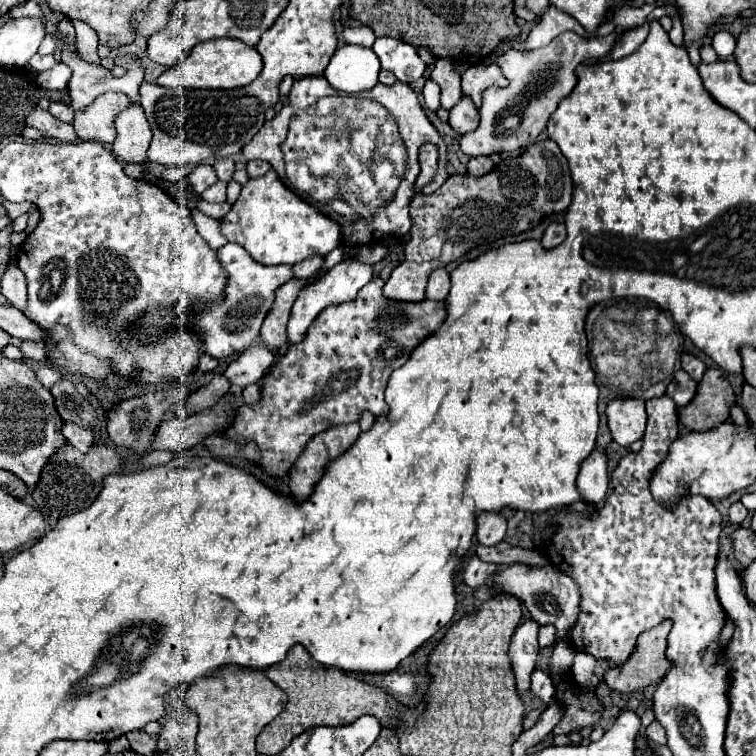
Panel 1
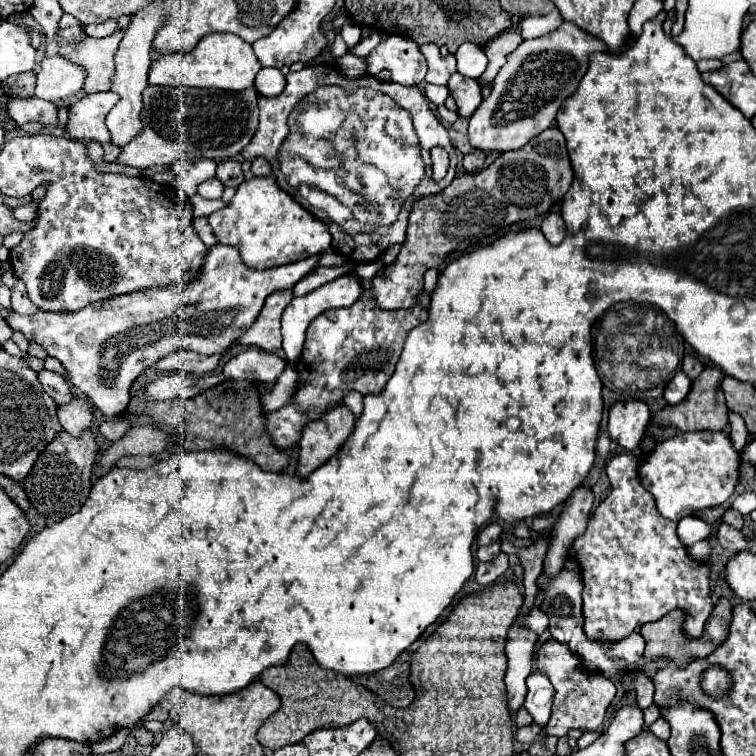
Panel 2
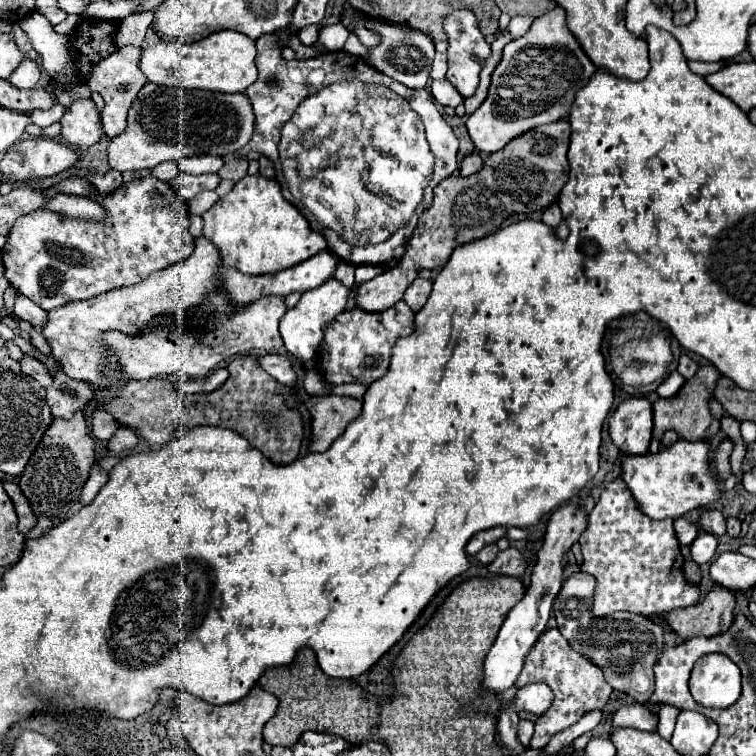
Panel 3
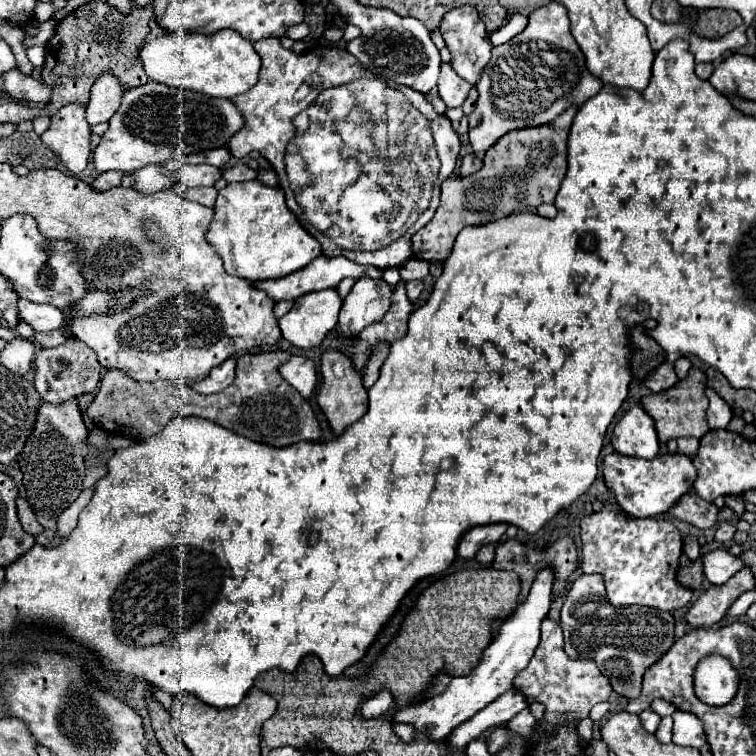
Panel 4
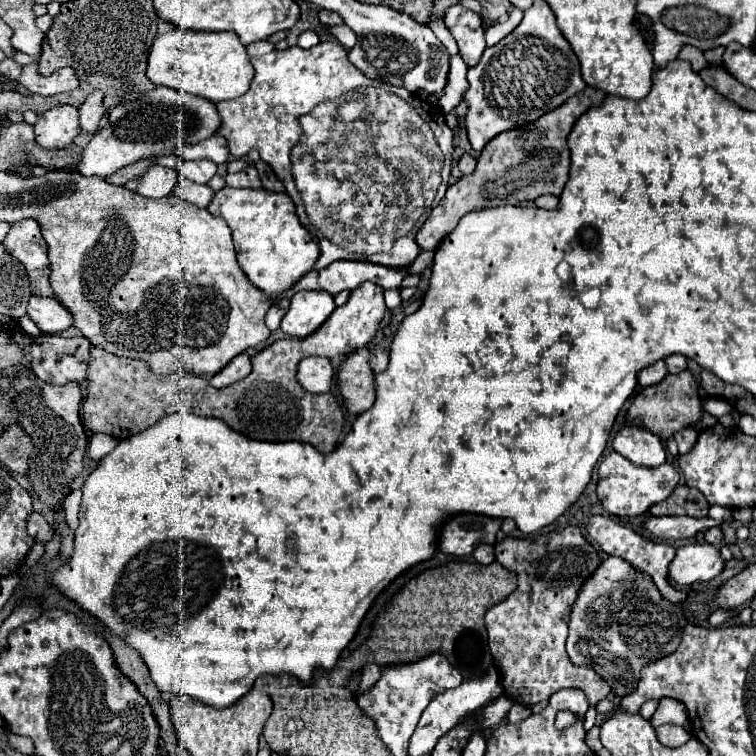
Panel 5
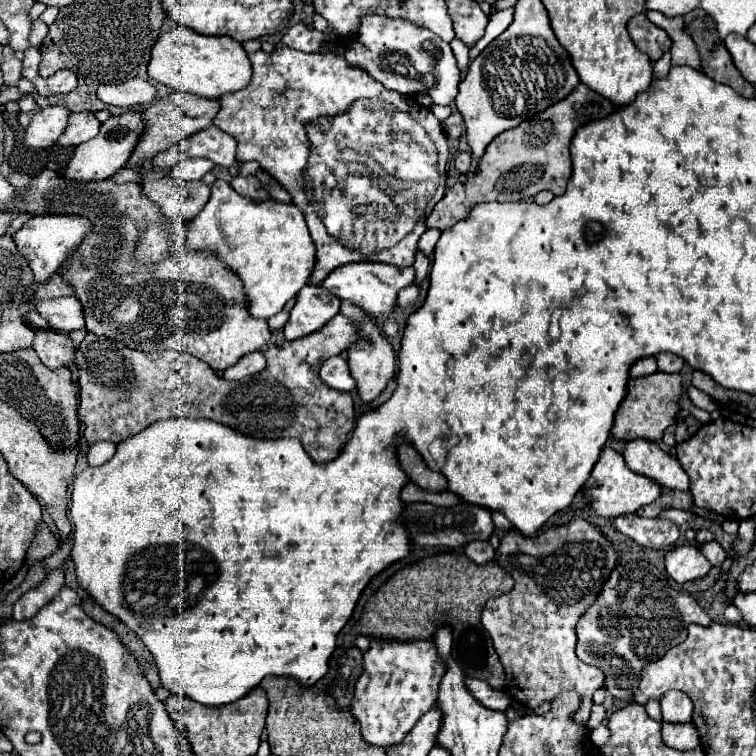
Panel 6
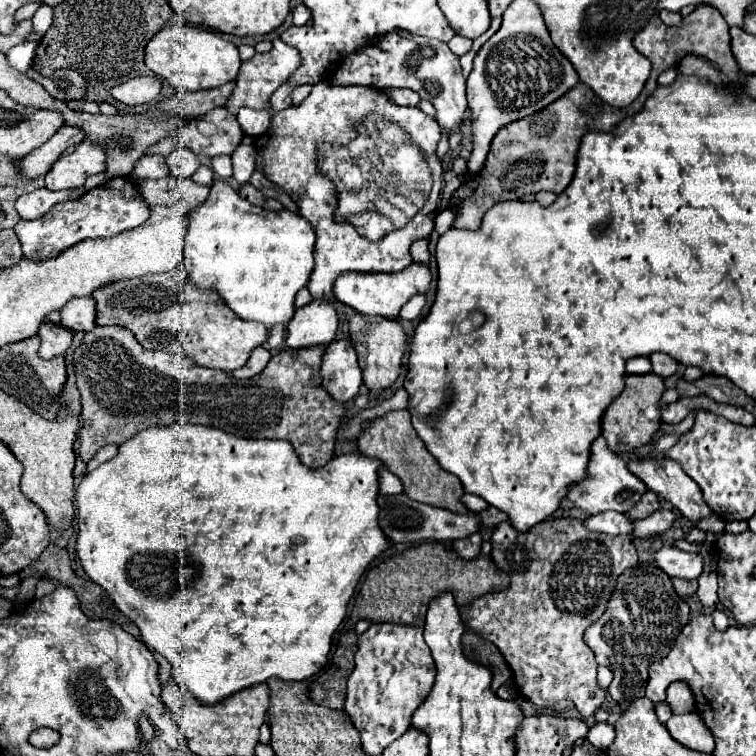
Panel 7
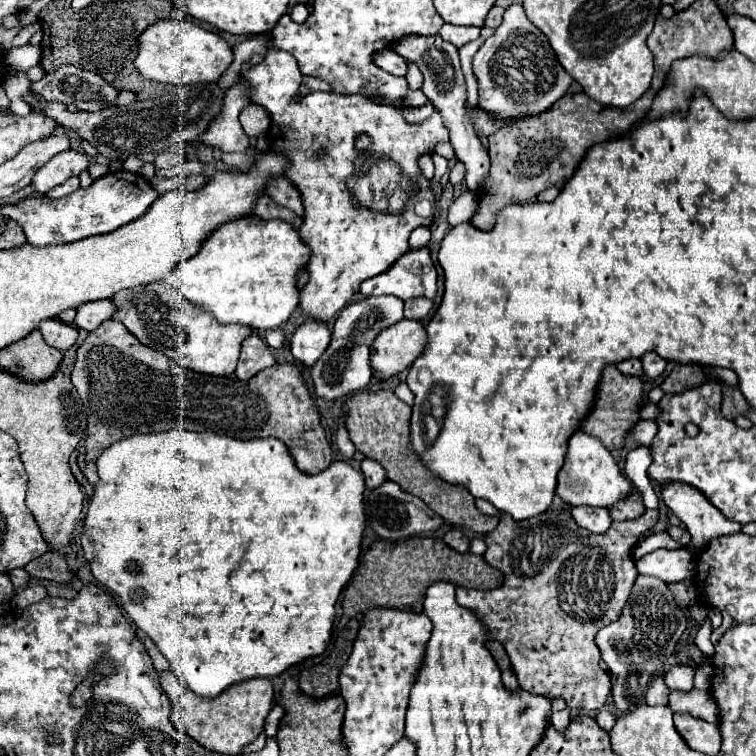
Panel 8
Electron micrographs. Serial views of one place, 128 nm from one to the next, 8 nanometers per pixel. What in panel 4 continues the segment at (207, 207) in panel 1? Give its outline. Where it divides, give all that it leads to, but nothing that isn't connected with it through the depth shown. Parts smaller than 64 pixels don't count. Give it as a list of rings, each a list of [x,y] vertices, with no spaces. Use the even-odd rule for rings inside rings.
[[[180,184],[176,186],[176,190],[182,192],[184,196],[188,196],[190,200],[194,200],[194,202],[198,202],[198,204],[202,204],[202,206],[208,206],[208,208],[214,206],[216,194],[218,194],[216,188],[196,188],[196,190],[188,190],[188,188],[180,186]]]

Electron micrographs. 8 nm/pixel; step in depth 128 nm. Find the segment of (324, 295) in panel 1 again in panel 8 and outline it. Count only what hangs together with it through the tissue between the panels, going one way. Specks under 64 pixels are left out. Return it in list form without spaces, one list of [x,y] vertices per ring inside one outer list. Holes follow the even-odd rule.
[[[306,320],[296,328],[290,338],[290,352],[294,360],[306,368],[310,368],[330,344],[330,328],[318,320]]]

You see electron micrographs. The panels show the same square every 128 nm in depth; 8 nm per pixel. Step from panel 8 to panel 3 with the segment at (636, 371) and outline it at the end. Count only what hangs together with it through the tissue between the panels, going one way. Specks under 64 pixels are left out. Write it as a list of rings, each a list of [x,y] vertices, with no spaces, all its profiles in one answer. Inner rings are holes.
[[[672,372],[660,386],[658,386],[658,396],[660,398],[672,398],[672,396],[676,396],[678,394],[678,390],[682,388],[682,384],[684,384],[686,380],[678,374],[678,372]]]

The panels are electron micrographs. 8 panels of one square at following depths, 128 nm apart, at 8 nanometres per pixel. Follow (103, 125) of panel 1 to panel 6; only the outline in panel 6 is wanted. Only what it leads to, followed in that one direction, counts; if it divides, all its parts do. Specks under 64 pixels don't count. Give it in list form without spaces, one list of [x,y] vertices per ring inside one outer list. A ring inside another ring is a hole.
[[[48,106],[44,110],[38,110],[26,128],[24,144],[34,150],[54,146],[68,126],[68,116],[70,110],[64,106]]]

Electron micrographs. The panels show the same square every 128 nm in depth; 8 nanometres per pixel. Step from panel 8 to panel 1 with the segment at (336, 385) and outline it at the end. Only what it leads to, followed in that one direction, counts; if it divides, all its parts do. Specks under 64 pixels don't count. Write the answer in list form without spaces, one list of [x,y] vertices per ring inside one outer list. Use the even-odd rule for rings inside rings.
[[[250,346],[236,360],[232,360],[224,376],[238,386],[256,384],[262,380],[266,370],[274,364],[274,354],[266,346]]]

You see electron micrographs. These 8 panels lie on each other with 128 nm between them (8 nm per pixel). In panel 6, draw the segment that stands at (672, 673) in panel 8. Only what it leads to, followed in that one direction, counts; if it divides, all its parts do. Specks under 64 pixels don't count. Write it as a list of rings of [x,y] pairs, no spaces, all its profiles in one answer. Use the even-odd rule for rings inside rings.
[[[680,690],[666,692],[660,698],[660,708],[662,708],[662,722],[684,724],[684,722],[692,720],[692,702]]]

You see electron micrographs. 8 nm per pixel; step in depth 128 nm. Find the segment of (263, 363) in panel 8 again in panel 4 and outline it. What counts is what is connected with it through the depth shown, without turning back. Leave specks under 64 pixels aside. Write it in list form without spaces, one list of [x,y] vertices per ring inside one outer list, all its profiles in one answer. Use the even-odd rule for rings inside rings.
[[[230,358],[222,362],[222,366],[216,366],[204,380],[194,382],[192,390],[196,390],[198,394],[216,394],[228,388],[234,382],[234,376],[236,376],[236,360]]]

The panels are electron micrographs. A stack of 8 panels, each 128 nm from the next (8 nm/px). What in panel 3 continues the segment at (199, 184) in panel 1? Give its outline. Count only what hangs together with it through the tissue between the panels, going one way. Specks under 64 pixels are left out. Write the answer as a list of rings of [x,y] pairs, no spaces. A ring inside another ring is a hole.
[[[192,156],[192,158],[180,158],[177,165],[186,174],[208,174],[208,172],[218,172],[222,166],[222,158],[218,156]]]

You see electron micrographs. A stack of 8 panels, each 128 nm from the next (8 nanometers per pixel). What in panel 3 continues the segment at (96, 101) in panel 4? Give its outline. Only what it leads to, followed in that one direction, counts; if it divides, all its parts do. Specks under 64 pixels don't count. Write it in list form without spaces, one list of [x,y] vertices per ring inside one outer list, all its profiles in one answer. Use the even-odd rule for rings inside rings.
[[[130,44],[122,46],[114,54],[102,58],[102,62],[98,62],[94,66],[94,70],[92,70],[92,74],[90,74],[88,82],[86,82],[92,92],[102,94],[102,98],[104,98],[102,126],[104,126],[106,136],[110,136],[110,138],[114,138],[114,136],[118,136],[118,134],[124,132],[128,110],[130,110],[134,98],[138,96],[138,92],[142,90],[142,86],[148,82],[148,78],[138,68],[140,56],[142,56],[142,48],[140,46],[130,46]]]

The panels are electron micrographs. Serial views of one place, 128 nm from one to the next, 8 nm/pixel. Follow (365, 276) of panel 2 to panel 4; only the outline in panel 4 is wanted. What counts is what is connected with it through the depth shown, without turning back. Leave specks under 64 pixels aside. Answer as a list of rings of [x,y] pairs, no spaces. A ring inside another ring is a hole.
[[[318,256],[314,258],[314,262],[310,266],[304,266],[302,270],[294,272],[294,274],[288,274],[286,278],[274,278],[274,280],[266,280],[266,282],[250,282],[254,288],[258,290],[264,290],[274,302],[280,302],[280,300],[296,300],[308,292],[318,292],[318,290],[326,290],[326,288],[336,288],[338,282],[346,276],[352,276],[352,278],[362,278],[362,274],[370,276],[370,278],[382,278],[382,270],[378,270],[376,266],[364,266],[362,264],[356,264],[356,262],[350,262],[348,258],[326,258],[326,256]]]

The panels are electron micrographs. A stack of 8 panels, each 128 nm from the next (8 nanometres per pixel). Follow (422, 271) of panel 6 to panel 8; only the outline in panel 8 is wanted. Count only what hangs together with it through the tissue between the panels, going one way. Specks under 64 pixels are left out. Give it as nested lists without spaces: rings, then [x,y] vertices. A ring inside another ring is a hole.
[[[416,228],[412,234],[410,234],[410,248],[420,248],[420,246],[428,246],[430,242],[430,230],[428,228]]]

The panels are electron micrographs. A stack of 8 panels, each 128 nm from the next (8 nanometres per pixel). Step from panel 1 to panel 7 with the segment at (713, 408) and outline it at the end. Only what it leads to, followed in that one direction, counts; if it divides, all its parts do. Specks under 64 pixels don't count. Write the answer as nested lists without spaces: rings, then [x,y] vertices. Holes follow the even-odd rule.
[[[654,372],[642,374],[642,376],[626,376],[626,386],[622,394],[608,406],[604,418],[602,418],[602,436],[608,440],[610,450],[616,454],[634,450],[638,446],[650,444],[654,436],[660,430],[658,416],[660,416],[660,398],[664,394],[664,378],[656,376]]]

